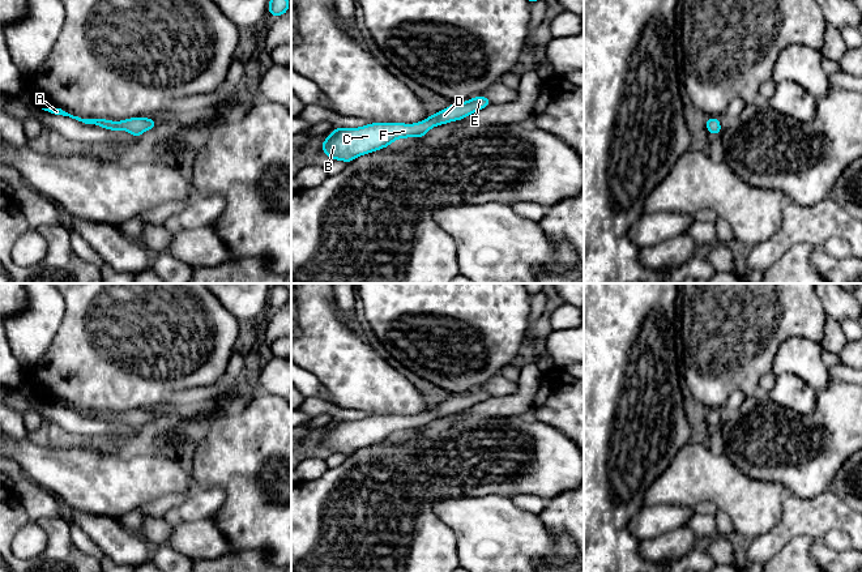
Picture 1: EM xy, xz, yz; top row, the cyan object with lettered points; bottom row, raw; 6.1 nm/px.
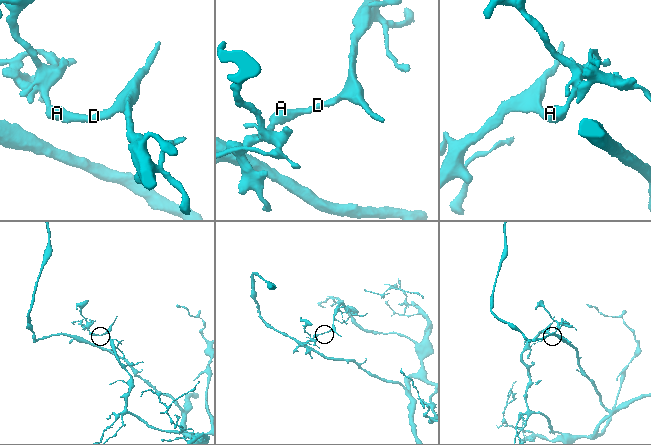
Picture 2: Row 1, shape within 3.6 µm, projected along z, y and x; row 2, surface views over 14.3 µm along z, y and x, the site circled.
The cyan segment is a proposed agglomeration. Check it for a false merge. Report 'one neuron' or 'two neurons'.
one neuron

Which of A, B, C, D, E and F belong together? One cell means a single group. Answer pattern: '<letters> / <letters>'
A B C D E F

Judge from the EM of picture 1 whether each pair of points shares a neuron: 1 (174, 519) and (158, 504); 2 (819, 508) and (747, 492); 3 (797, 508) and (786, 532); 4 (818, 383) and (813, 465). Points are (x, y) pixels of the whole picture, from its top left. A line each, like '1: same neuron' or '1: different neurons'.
1: different neurons
2: different neurons
3: same neuron
4: different neurons

